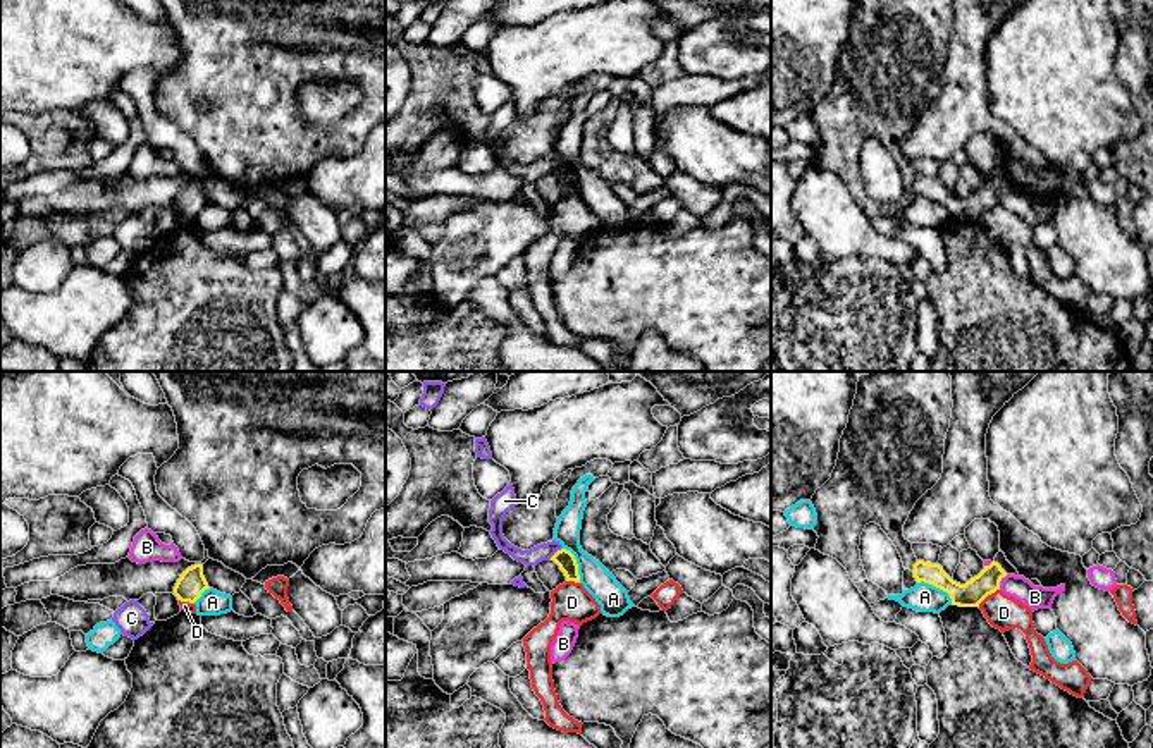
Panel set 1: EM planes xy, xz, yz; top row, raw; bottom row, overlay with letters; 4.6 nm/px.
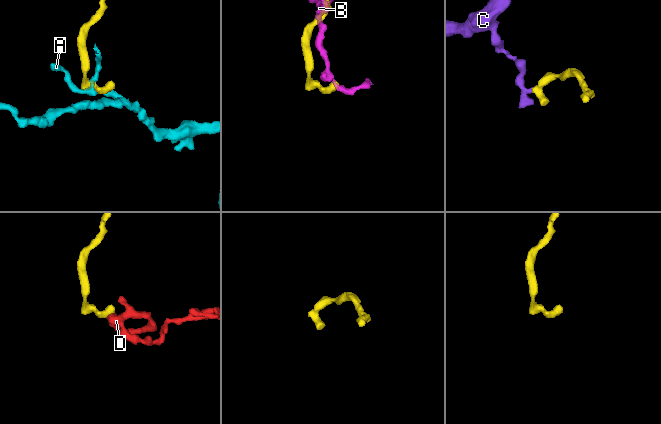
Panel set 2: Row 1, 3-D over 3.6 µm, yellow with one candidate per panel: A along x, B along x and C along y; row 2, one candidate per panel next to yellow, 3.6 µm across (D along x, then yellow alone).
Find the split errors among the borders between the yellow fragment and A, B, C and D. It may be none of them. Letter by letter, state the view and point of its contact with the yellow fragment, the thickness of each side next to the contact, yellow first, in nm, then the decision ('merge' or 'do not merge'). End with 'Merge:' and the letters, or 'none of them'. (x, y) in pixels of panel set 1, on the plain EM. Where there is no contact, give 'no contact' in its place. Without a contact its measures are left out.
A: meets yellow in yz at (938, 202); 120 nm thick on the yellow side, 140 nm on the other; do not merge
B: meets yellow in yz at (1000, 195); 120 nm thick on the yellow side, 110 nm on the other; do not merge
C: meets yellow in xz at (556, 167); 90 nm thick on the yellow side, 80 nm on the other; do not merge
D: meets yellow in yz at (988, 208); 120 nm thick on the yellow side, 160 nm on the other; do not merge
Merge: none of them

